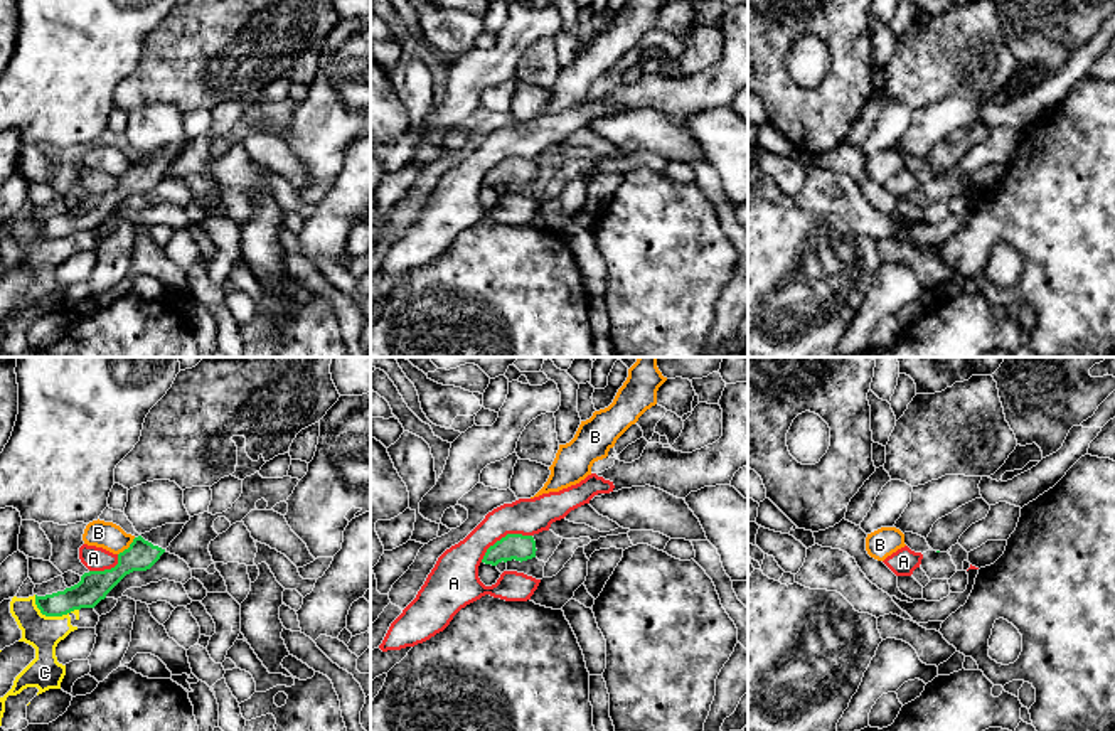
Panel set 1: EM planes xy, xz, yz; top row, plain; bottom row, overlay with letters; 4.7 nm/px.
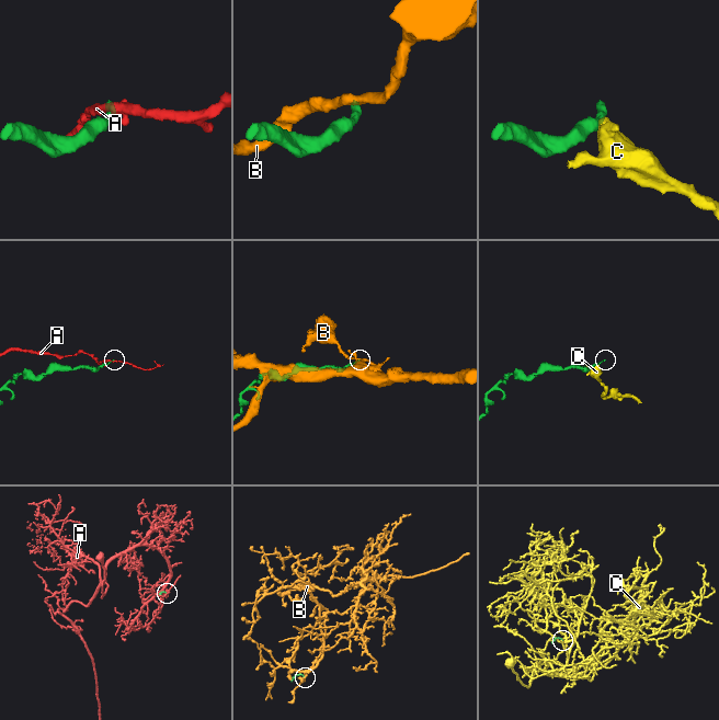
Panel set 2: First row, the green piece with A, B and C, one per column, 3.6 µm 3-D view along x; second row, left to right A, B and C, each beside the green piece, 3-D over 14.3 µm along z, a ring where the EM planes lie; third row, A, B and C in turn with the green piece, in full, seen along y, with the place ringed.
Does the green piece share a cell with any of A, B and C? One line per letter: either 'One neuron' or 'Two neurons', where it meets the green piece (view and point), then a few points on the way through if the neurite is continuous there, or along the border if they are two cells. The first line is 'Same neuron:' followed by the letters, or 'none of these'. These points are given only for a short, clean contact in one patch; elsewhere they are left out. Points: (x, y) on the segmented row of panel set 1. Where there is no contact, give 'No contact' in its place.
Same neuron: none of these
A: Two neurons. Touches green at xz (502, 538). Boundary: xz (531, 534), (502, 536), (487, 549), (480, 561)
B: Two neurons. Touches green at xy (128, 548). Boundary: xy (135, 538), (118, 554)
C: Two neurons. Touches green at xy (51, 615). Boundary: xy (34, 595), (36, 607), (46, 615), (66, 615), (78, 608)

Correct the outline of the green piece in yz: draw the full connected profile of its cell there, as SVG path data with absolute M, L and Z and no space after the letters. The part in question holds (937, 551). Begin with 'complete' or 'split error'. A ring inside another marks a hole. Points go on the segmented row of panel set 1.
split error; M980 497L938 519L926 537L928 546L936 552L947 552L972 524L985 519L989 510L990 505Z

